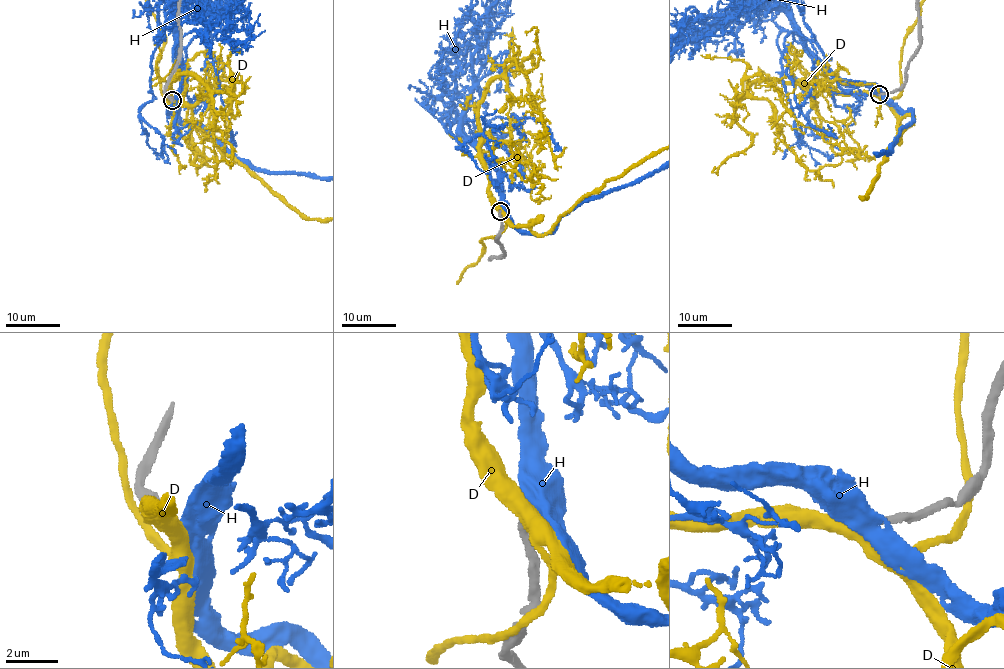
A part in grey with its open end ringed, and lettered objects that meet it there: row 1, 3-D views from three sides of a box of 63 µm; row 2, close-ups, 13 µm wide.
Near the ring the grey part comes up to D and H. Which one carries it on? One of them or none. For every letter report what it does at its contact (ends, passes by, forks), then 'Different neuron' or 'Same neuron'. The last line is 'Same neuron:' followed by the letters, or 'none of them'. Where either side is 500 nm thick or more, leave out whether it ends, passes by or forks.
D: Different neuron
H: Same neuron
Same neuron: H

